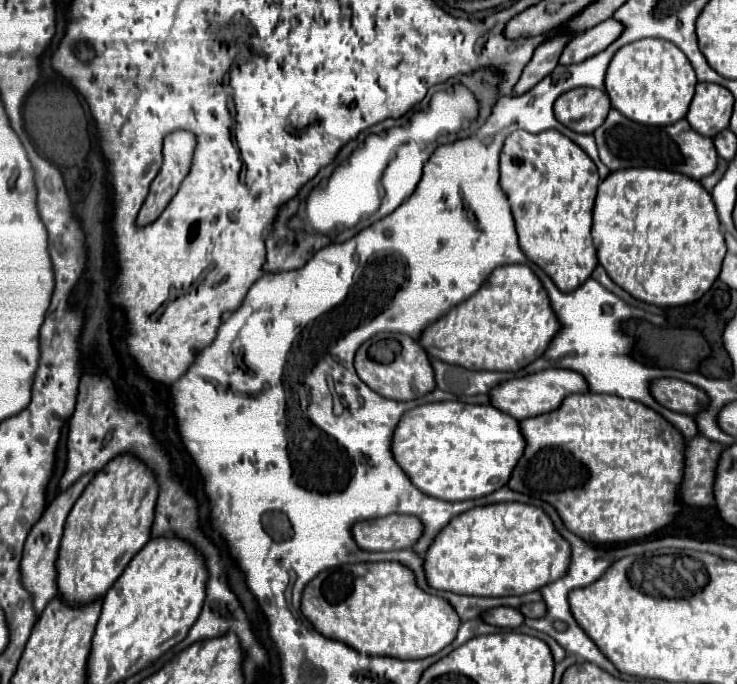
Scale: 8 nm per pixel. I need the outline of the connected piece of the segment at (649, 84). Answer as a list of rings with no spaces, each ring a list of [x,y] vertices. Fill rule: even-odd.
[[[640,39],[624,45],[614,55],[606,73],[606,93],[610,93],[612,107],[644,125],[670,125],[680,121],[694,97],[696,83],[696,73],[688,57],[664,39]]]

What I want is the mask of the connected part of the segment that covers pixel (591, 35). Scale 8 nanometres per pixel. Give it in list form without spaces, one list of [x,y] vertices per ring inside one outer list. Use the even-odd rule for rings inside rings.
[[[608,19],[604,23],[598,23],[592,29],[584,31],[584,35],[572,37],[560,55],[560,65],[582,63],[584,59],[604,51],[612,41],[616,41],[620,37],[620,31],[622,31],[622,25],[614,23],[614,19]]]

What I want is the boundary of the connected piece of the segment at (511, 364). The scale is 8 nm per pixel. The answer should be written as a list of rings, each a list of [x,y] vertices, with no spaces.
[[[502,265],[496,267],[492,275],[488,275],[488,279],[472,297],[452,307],[452,311],[448,311],[438,321],[430,323],[422,331],[418,343],[428,353],[428,357],[450,365],[460,365],[474,371],[520,371],[546,351],[548,343],[556,335],[556,329],[560,329],[560,323],[550,307],[548,293],[532,269],[528,265]]]

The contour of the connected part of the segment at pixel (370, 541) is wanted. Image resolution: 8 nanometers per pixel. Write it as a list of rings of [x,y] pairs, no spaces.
[[[386,515],[352,525],[352,539],[362,551],[408,549],[420,537],[422,523],[412,515]]]

